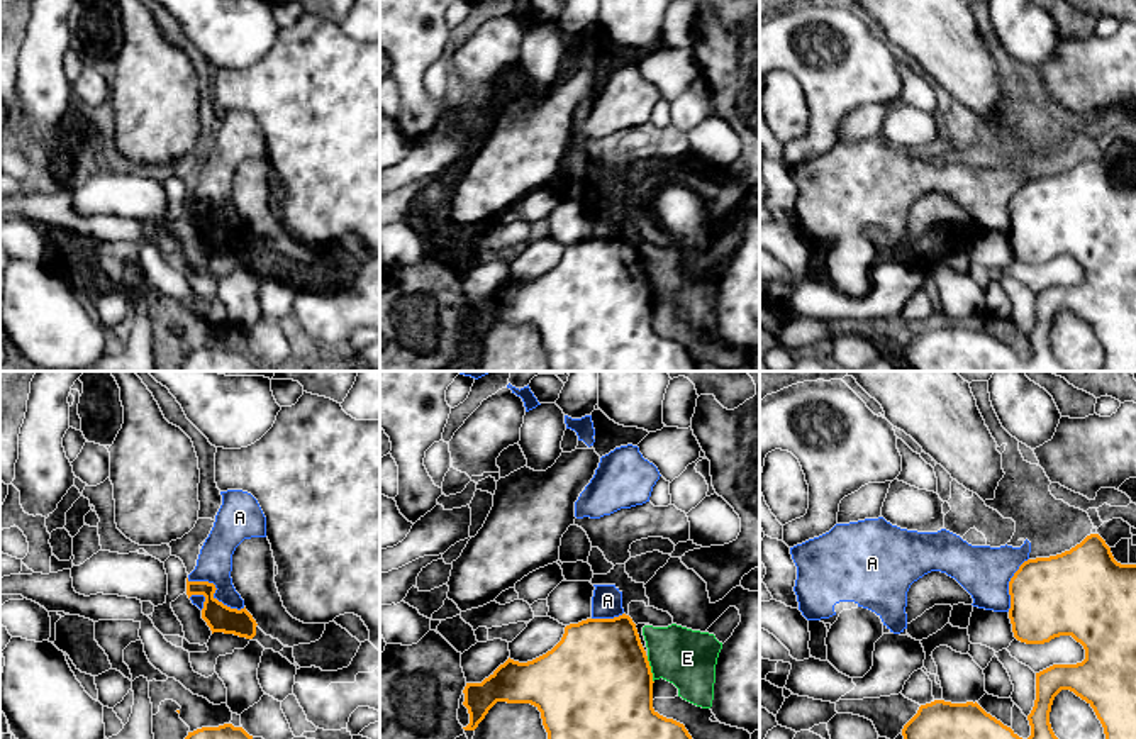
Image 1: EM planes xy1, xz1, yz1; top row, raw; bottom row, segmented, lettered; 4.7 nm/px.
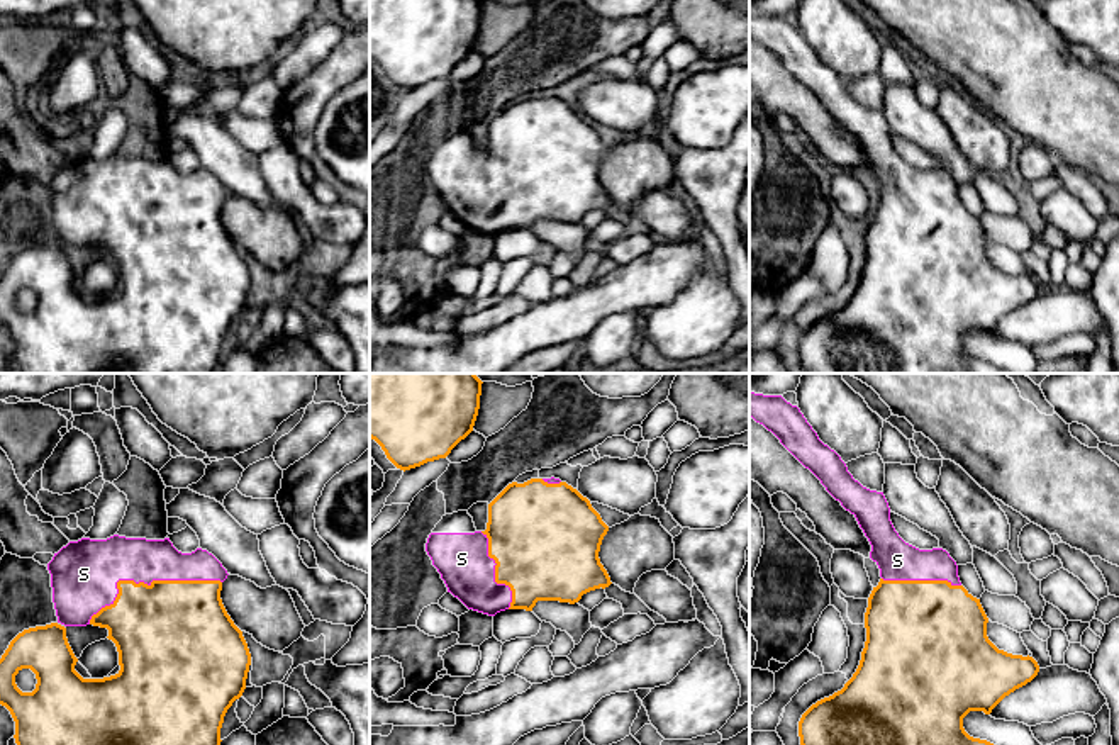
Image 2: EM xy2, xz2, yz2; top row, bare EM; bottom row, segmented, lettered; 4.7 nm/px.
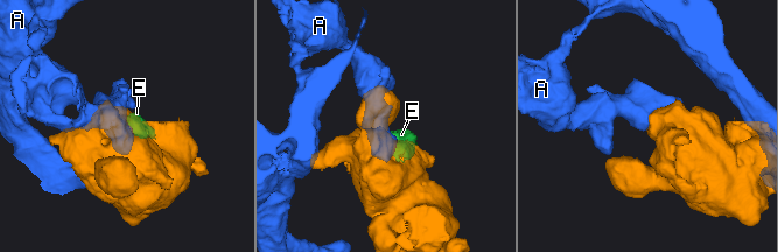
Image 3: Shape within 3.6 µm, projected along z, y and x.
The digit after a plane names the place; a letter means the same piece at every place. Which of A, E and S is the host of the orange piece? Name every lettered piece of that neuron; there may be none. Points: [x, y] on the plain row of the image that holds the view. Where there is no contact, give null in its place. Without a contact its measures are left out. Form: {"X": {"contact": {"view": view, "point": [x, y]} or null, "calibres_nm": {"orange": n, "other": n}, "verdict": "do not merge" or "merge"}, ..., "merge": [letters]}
{"A": {"contact": {"view": "xy1", "point": [214, 212]}, "calibres_nm": {"orange": 140, "other": 170}, "verdict": "do not merge"}, "E": {"contact": {"view": "xz1", "point": [650, 290]}, "calibres_nm": {"orange": 500, "other": 280}, "verdict": "do not merge"}, "S": {"contact": {"view": "xy2", "point": [146, 204]}, "calibres_nm": {"orange": 480, "other": 240}, "verdict": "merge"}, "merge": ["S"]}

